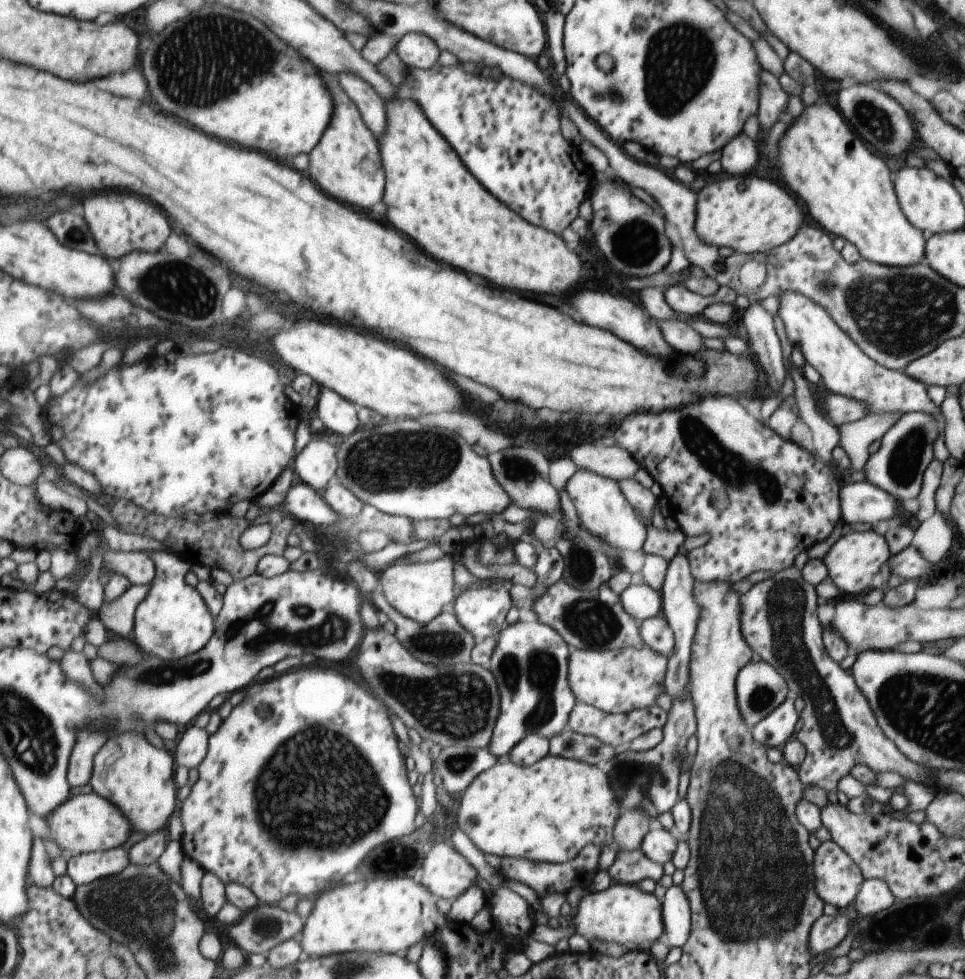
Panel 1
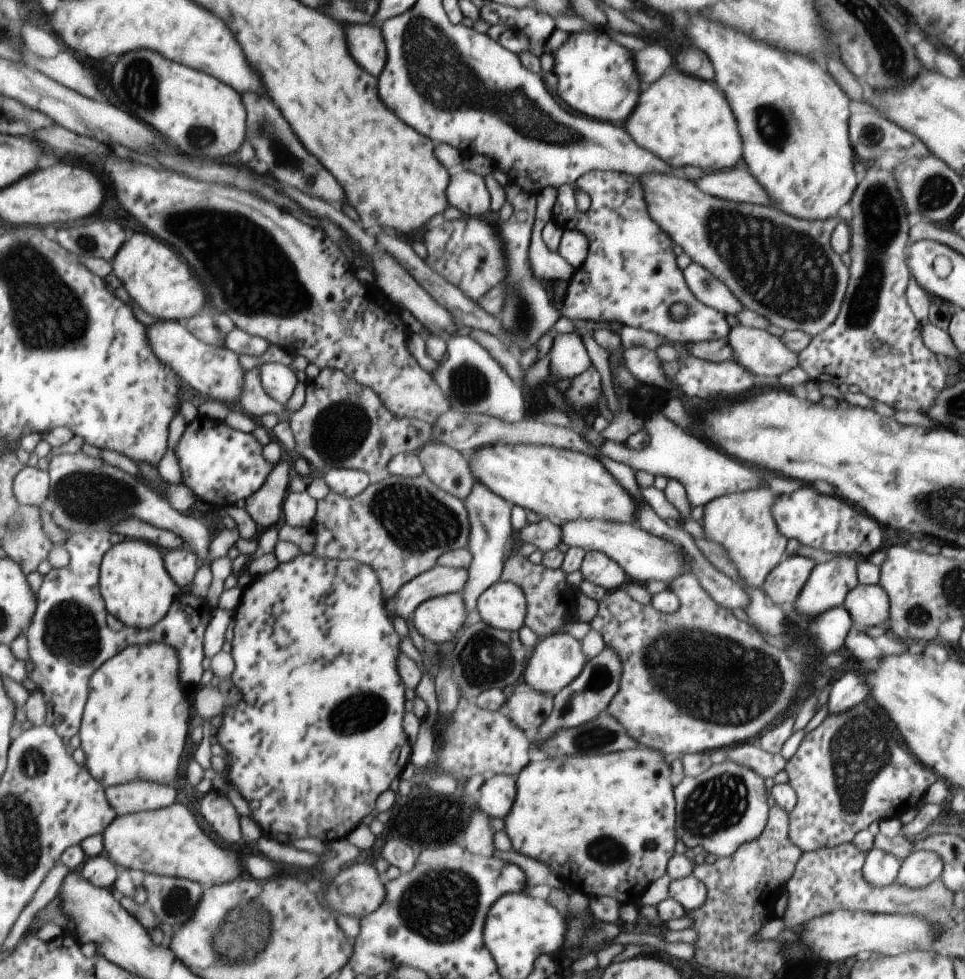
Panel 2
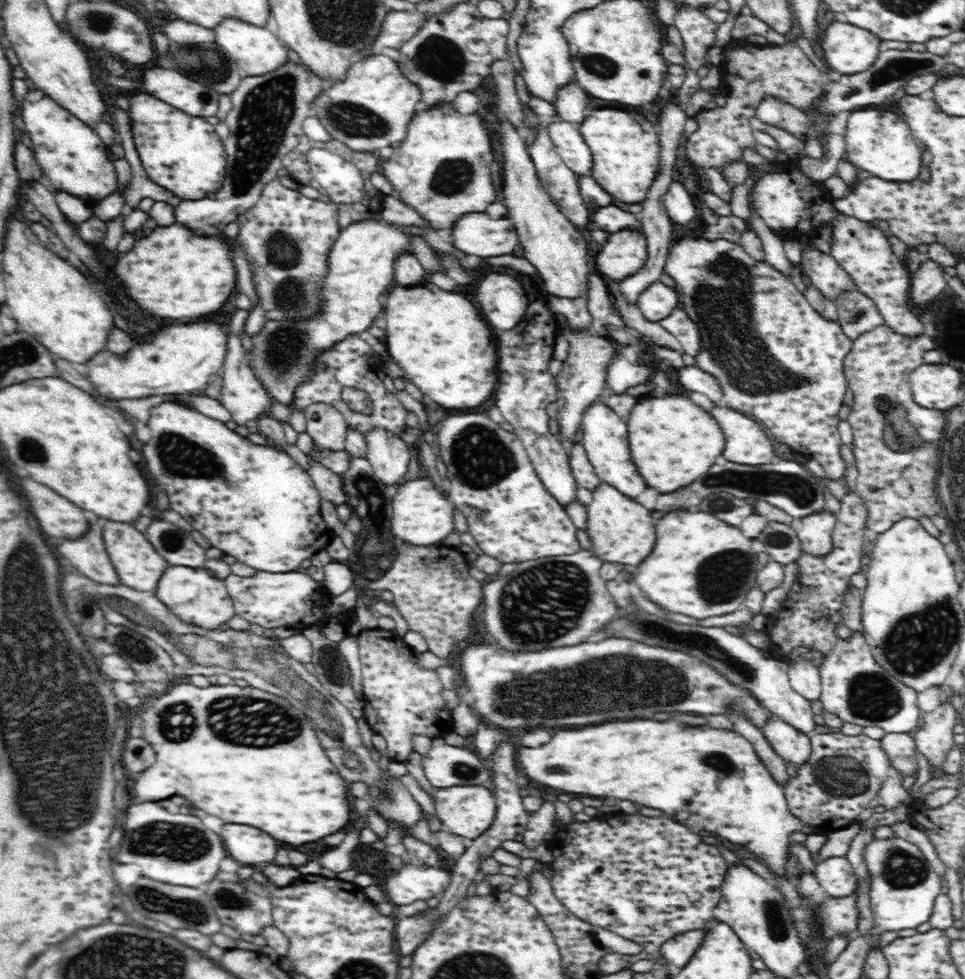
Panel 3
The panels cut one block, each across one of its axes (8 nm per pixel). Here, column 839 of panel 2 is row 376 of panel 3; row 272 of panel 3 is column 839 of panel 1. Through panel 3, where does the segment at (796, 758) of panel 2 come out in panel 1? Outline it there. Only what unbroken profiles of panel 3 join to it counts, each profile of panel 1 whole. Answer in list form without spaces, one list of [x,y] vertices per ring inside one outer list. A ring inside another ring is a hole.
[[[794,566],[775,572],[769,578],[753,584],[745,592],[740,593],[740,628],[749,648],[759,655],[761,661],[772,665],[788,684],[788,690],[794,697],[803,700],[801,710],[801,729],[795,738],[803,744],[804,758],[800,762],[800,778],[802,788],[817,786],[825,792],[836,790],[835,784],[841,776],[851,774],[857,764],[867,766],[875,772],[897,772],[901,779],[913,780],[917,784],[925,782],[927,768],[915,764],[896,748],[896,745],[884,735],[875,717],[875,711],[868,704],[868,699],[857,688],[856,680],[848,670],[840,668],[836,661],[828,655],[821,644],[821,628],[815,616],[815,590],[809,582],[803,580],[800,570]]]

